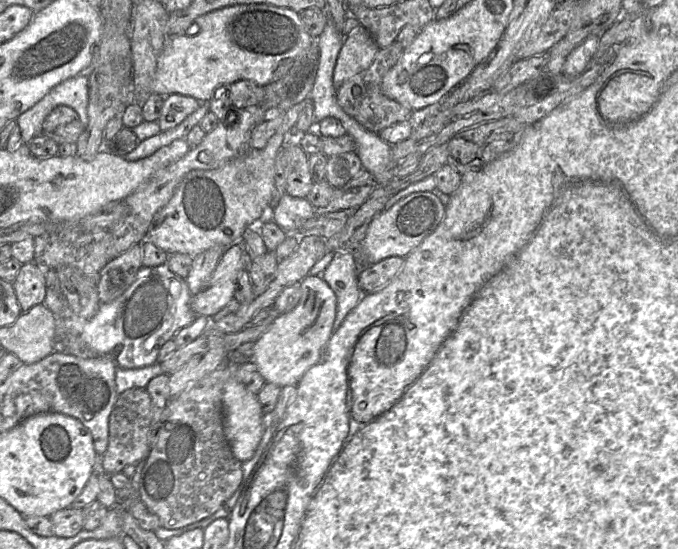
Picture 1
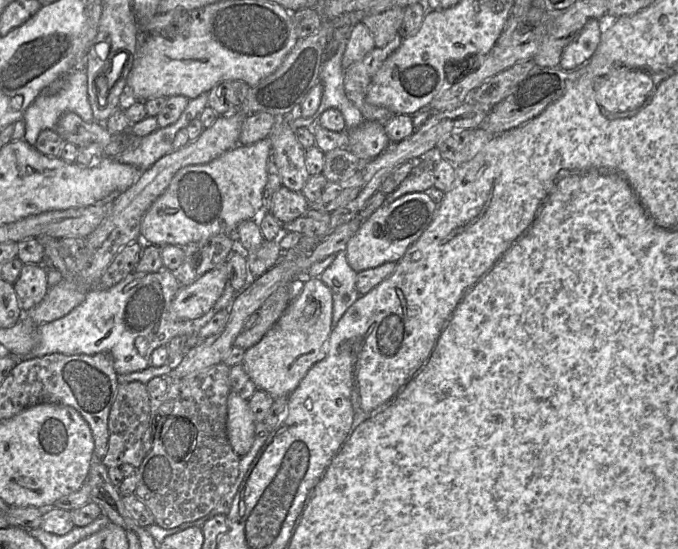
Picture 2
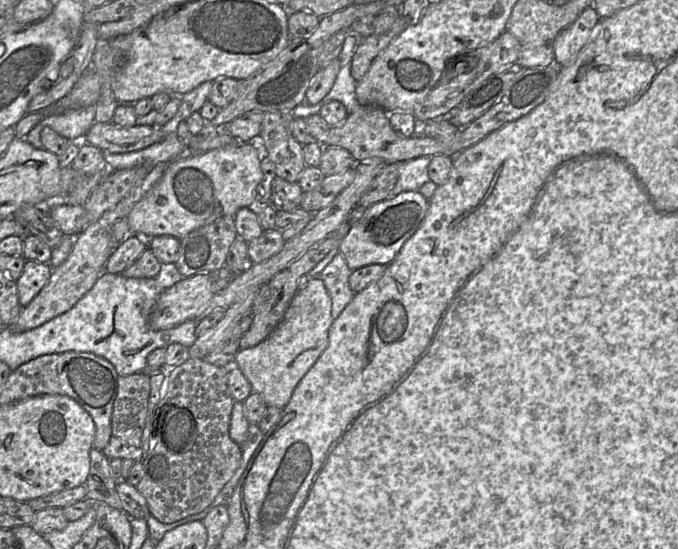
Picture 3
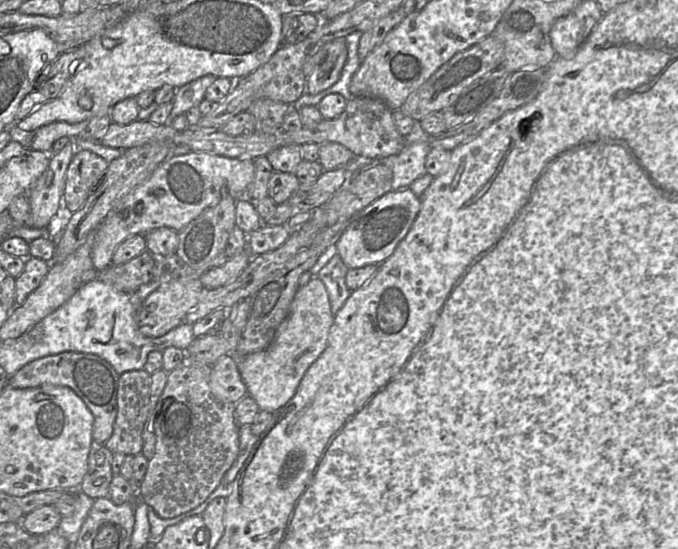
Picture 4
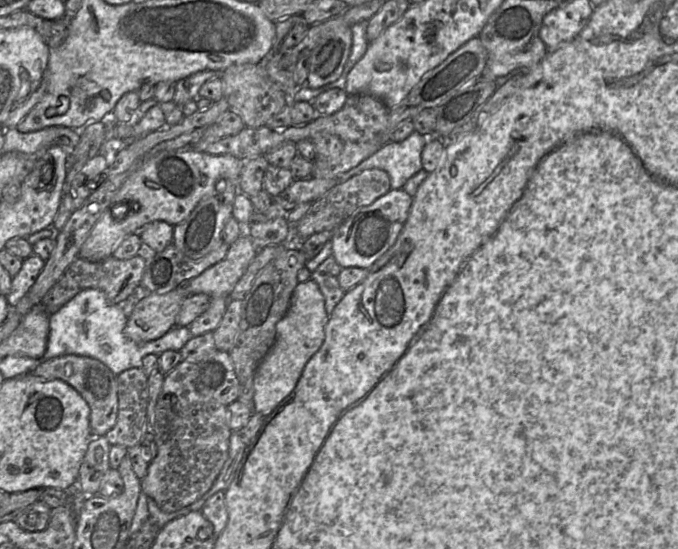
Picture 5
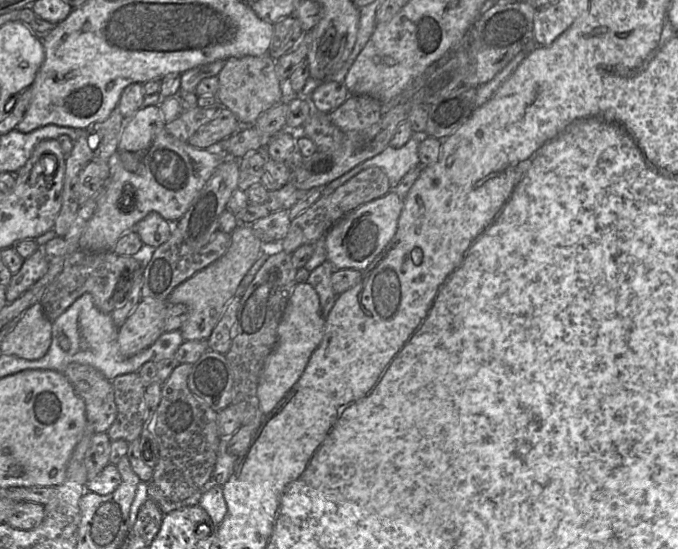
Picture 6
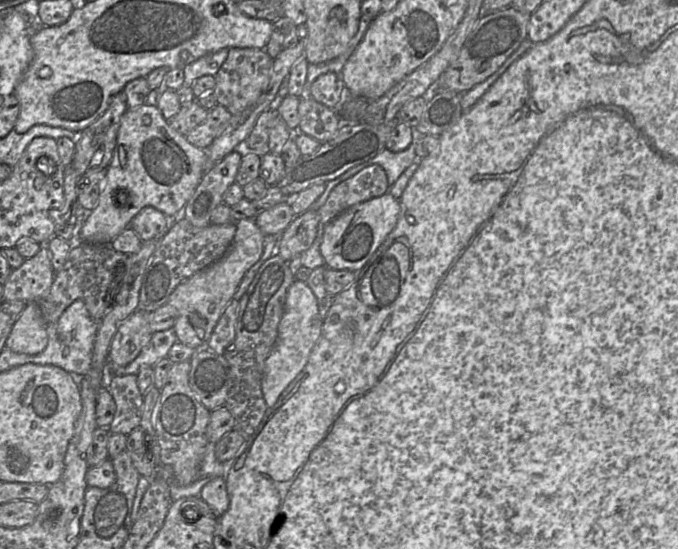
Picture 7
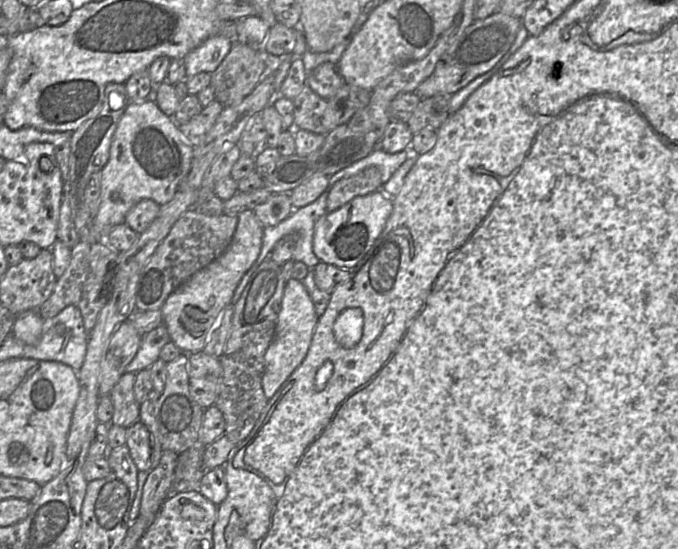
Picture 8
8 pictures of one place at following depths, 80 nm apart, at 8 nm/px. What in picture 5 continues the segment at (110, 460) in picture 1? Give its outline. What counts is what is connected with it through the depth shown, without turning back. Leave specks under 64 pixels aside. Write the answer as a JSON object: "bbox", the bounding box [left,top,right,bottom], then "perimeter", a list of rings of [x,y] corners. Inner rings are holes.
{"bbox":[105,368,148,448],"perimeter":[[[132,368],[117,376],[118,415],[113,428],[105,435],[110,445],[126,448],[140,445],[147,436],[148,376],[142,368]]]}

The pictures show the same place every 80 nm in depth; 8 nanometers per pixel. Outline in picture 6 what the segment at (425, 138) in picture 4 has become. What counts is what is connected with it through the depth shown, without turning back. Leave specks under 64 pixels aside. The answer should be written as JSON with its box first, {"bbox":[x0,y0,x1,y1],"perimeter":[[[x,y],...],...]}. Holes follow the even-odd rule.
{"bbox":[322,132,420,196],"perimeter":[[[413,132],[413,136],[404,146],[399,148],[388,146],[380,154],[364,161],[349,172],[324,186],[322,188],[322,195],[326,196],[331,194],[353,176],[369,167],[379,167],[382,169],[388,176],[390,189],[393,189],[411,169],[420,164],[418,145],[419,137],[414,135]]]}

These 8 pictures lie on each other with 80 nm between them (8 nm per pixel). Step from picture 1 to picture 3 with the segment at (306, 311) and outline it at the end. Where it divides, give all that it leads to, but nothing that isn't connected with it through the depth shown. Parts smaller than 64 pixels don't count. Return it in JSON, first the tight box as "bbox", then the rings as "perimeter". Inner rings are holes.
{"bbox":[235,277,332,408],"perimeter":[[[311,277],[307,286],[302,290],[298,290],[294,295],[283,319],[269,336],[256,346],[240,349],[237,352],[235,362],[249,381],[252,392],[259,393],[267,406],[284,408],[289,402],[296,385],[326,349],[328,331],[332,324],[331,311],[332,301],[325,284],[319,277]]]}

